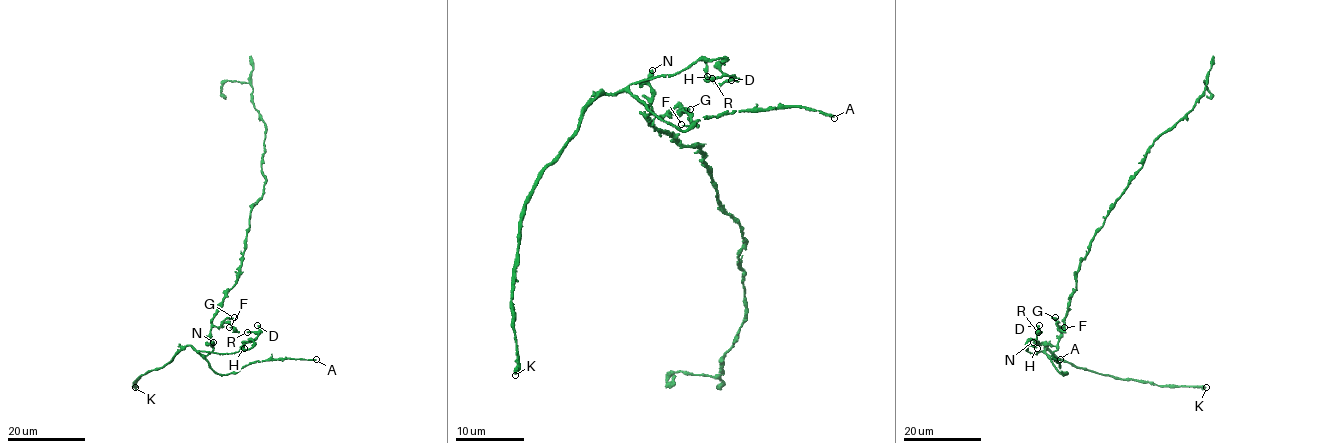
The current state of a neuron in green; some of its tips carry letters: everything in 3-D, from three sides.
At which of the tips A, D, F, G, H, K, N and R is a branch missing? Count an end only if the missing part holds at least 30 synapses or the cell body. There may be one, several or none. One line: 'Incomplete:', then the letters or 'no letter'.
Incomplete: A, K

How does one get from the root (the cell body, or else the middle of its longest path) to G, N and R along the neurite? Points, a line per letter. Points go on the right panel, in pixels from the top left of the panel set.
G: (1076, 282), (1064, 324), (1059, 326), (1055, 317)
N: (1076, 282), (1058, 344), (1049, 346), (1033, 342)
R: (1076, 282), (1064, 320), (1063, 336), (1051, 355), (1028, 350), (1027, 344), (1038, 332)

